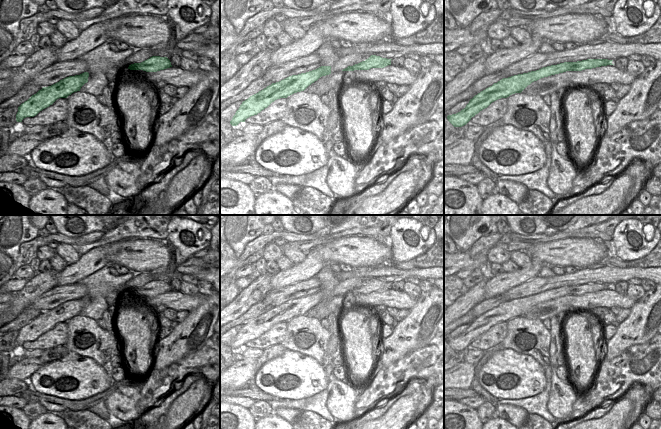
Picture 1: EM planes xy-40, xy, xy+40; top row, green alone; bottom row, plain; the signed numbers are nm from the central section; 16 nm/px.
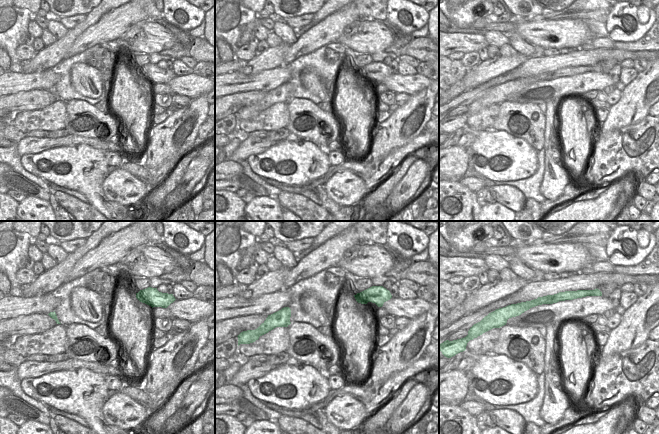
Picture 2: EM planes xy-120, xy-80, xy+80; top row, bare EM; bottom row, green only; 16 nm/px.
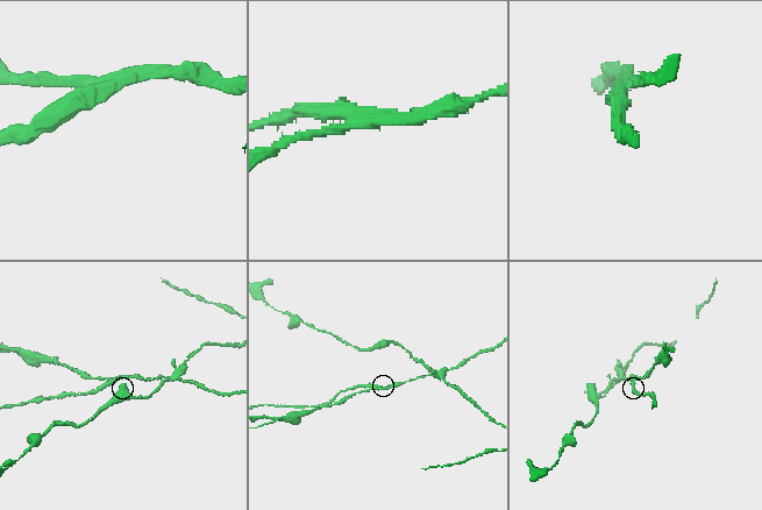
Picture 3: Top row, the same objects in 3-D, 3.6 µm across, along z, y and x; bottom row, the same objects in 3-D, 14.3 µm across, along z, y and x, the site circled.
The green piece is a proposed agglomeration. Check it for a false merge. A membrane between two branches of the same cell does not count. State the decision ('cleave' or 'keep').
cleave

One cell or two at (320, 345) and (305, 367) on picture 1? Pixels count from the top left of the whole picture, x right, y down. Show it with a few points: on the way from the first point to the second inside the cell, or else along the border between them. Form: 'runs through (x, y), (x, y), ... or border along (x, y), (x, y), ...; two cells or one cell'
border along (290, 349), (313, 357), (323, 367); two cells

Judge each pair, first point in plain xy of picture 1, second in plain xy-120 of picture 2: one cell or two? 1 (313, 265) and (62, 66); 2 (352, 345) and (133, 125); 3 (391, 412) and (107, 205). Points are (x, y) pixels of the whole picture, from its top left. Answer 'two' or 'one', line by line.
1: two
2: one
3: two

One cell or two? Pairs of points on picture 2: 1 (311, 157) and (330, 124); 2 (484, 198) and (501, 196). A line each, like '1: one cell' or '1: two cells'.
1: two cells
2: two cells

